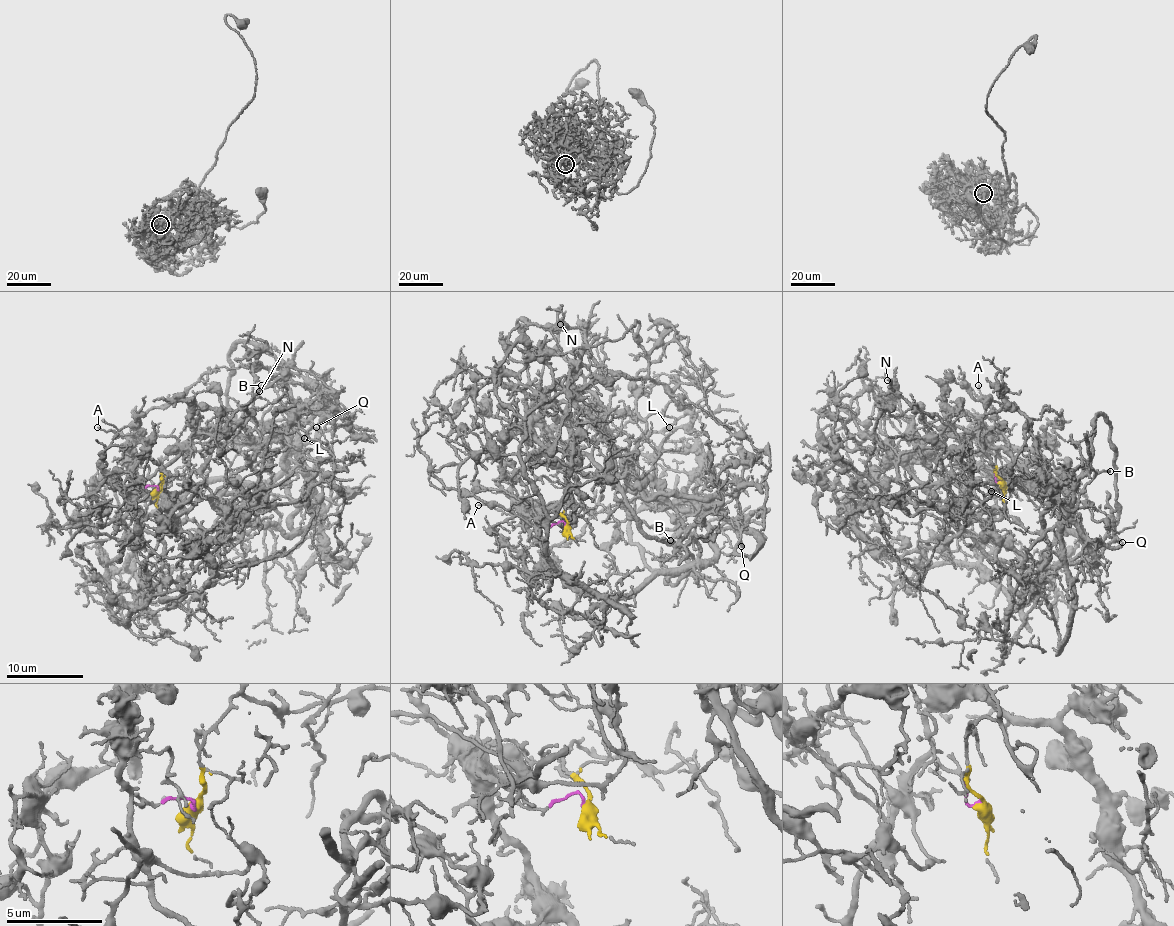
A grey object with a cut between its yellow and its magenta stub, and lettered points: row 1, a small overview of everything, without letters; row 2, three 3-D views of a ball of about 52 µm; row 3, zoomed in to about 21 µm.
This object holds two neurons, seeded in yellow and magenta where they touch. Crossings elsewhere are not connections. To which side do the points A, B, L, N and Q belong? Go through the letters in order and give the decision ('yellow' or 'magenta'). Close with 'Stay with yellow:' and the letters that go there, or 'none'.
A: yellow
B: magenta
L: yellow
N: yellow
Q: magenta
Stay with yellow: A, L, N

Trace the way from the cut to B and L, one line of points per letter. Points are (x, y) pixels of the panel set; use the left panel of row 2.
B: (158, 488), (134, 486), (124, 458), (144, 492), (163, 501), (284, 470), (288, 415), (270, 382), (260, 386)
L: (158, 489), (162, 460), (172, 447), (182, 444), (197, 450), (227, 442), (264, 443), (288, 428), (303, 438)

